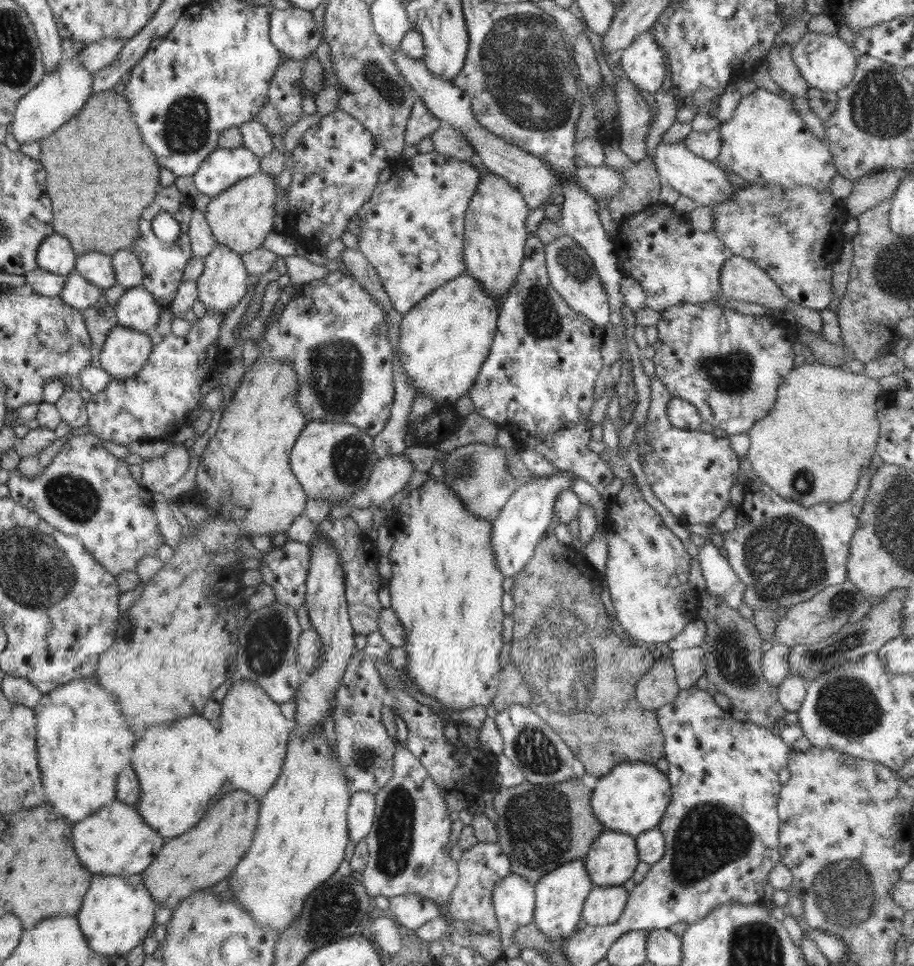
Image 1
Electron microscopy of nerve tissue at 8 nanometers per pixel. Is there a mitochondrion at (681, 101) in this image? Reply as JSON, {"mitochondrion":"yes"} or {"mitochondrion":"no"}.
{"mitochondrion":"no"}

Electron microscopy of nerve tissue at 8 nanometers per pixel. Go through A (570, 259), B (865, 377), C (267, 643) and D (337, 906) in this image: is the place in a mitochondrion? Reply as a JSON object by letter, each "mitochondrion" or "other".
{"A":"mitochondrion","B":"other","C":"mitochondrion","D":"mitochondrion"}

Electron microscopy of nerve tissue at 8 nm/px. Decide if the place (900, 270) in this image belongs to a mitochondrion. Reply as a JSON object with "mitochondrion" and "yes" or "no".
{"mitochondrion":"yes"}

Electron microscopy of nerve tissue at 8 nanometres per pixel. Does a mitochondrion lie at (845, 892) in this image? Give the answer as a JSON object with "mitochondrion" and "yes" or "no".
{"mitochondrion":"yes"}

